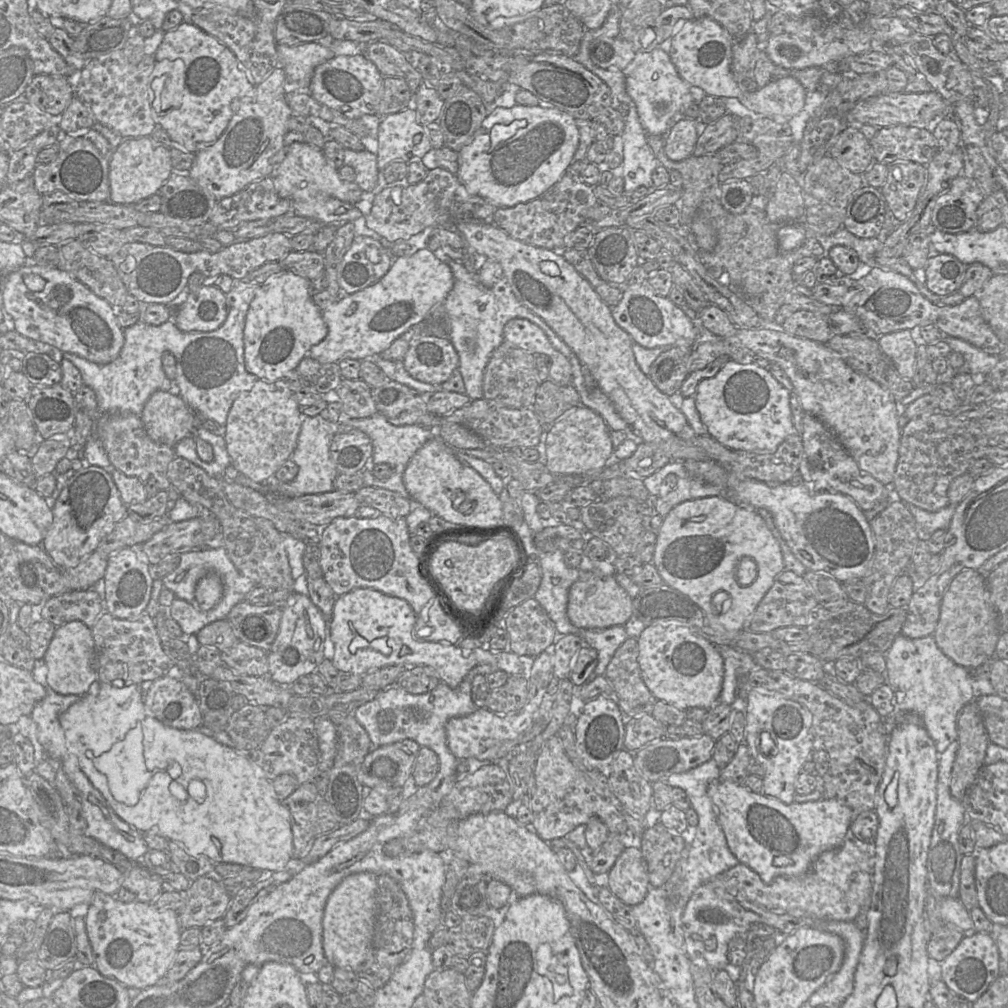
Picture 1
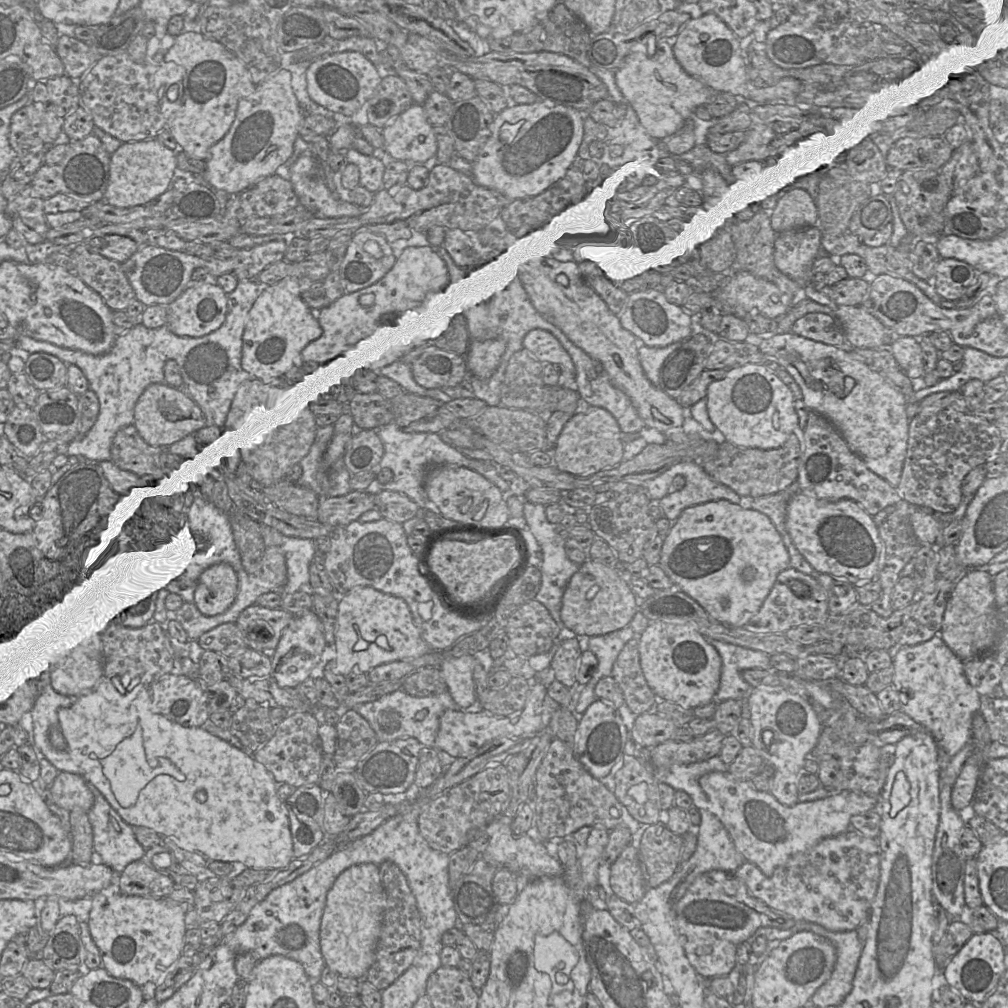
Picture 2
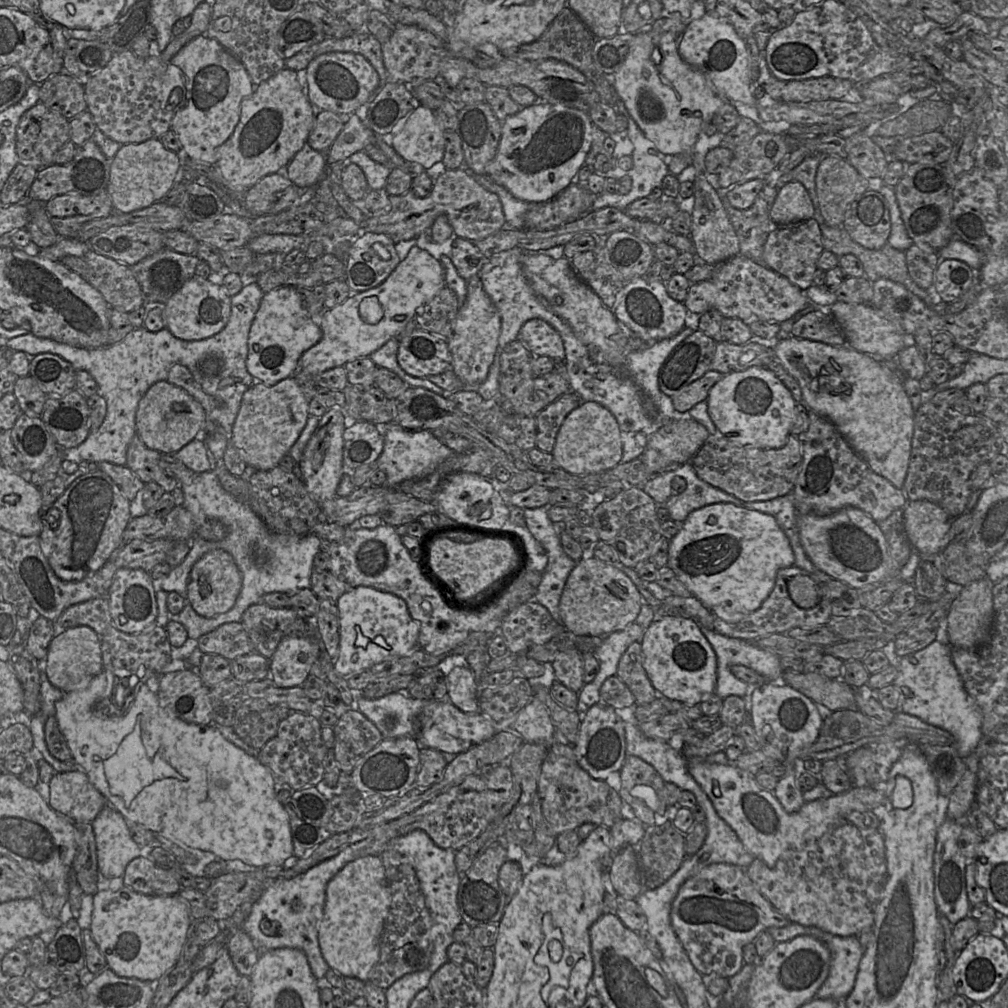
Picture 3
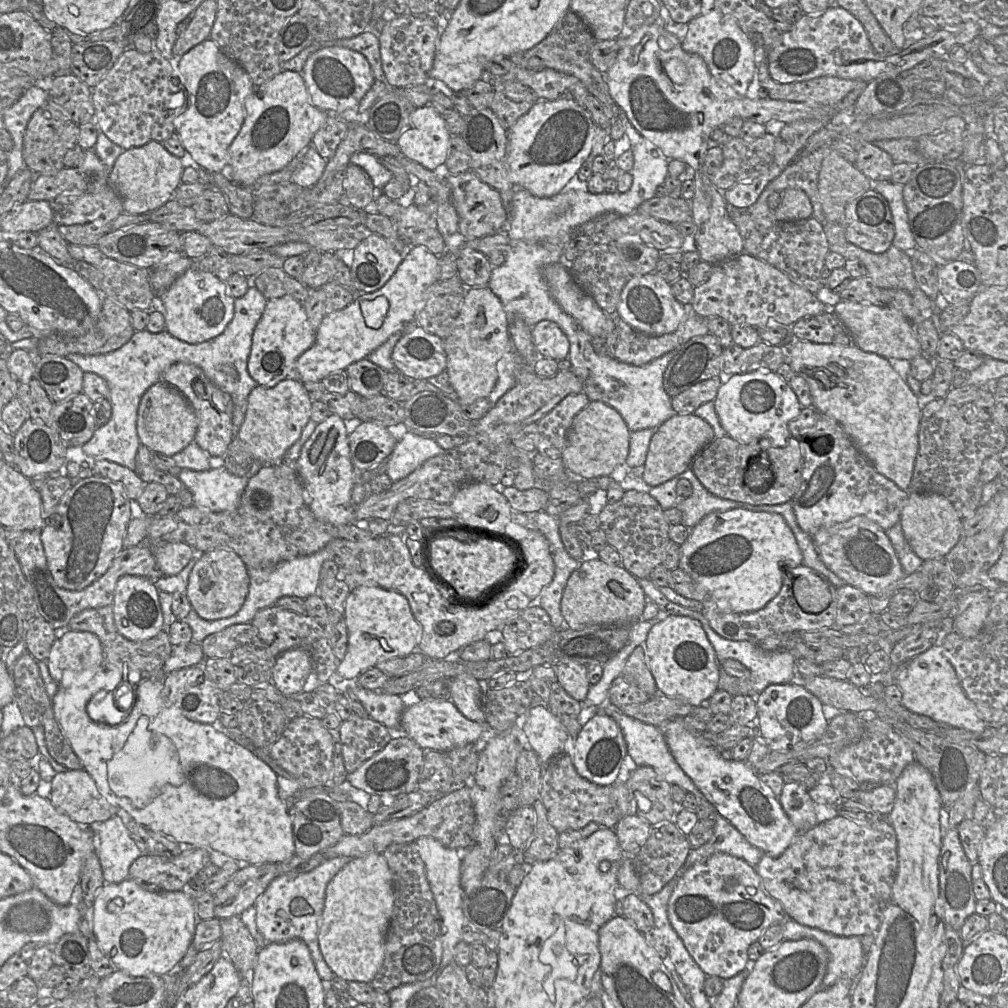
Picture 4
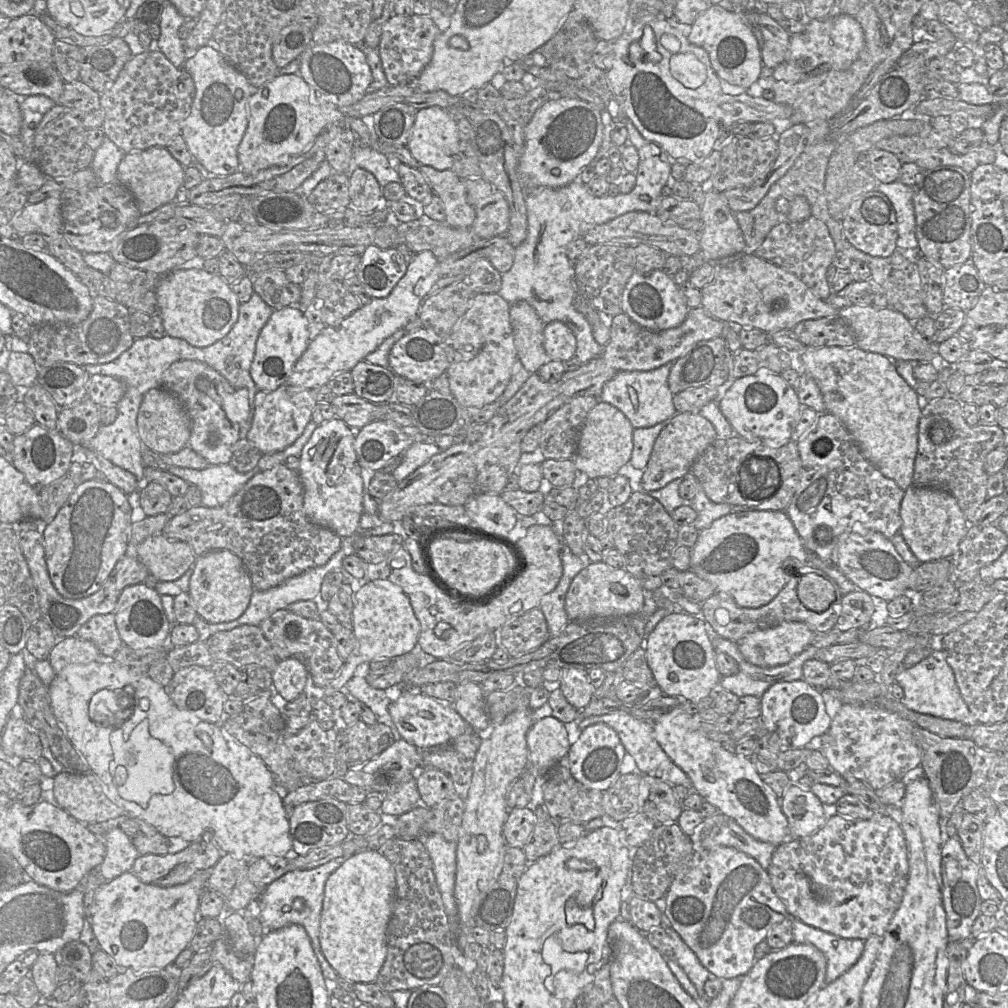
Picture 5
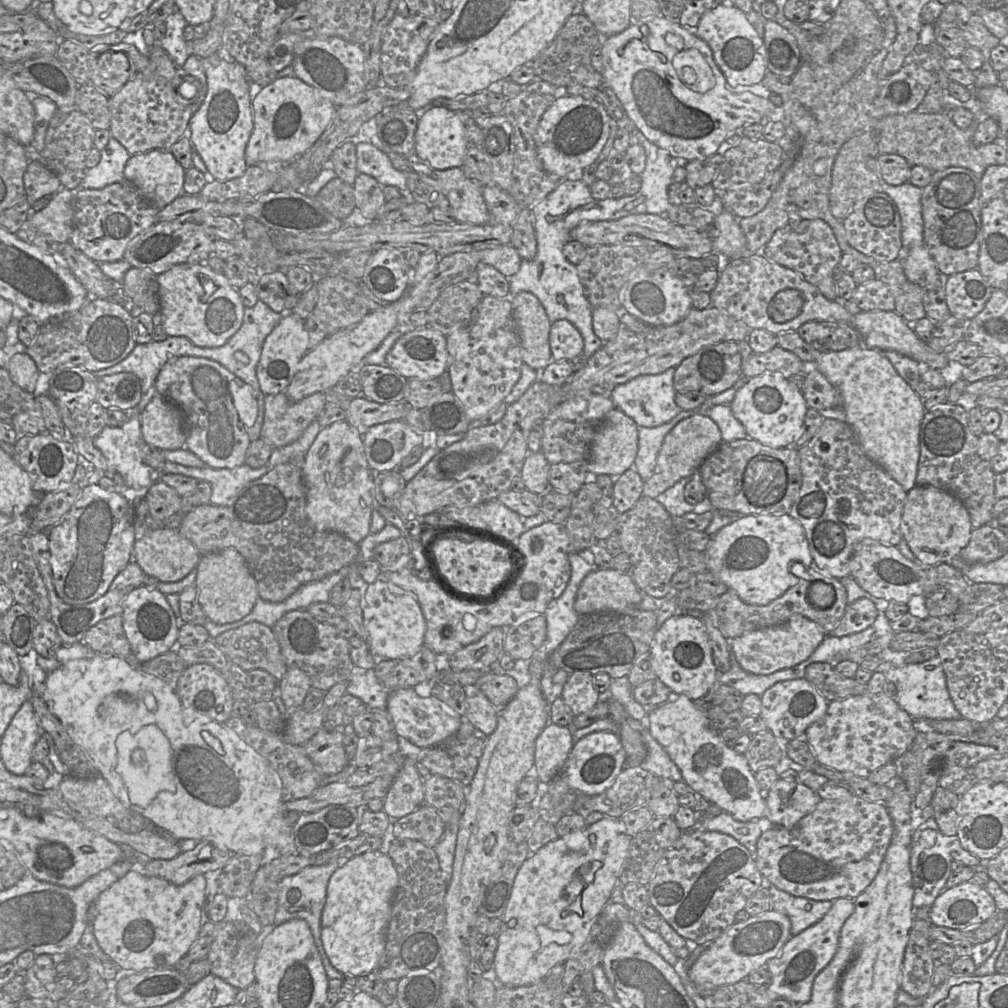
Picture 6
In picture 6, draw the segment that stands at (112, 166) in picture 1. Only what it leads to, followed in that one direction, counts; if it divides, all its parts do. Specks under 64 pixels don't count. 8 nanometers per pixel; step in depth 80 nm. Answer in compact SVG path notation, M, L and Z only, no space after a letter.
M151 150L131 155L124 168L124 178L158 210L185 194L185 170L170 151Z

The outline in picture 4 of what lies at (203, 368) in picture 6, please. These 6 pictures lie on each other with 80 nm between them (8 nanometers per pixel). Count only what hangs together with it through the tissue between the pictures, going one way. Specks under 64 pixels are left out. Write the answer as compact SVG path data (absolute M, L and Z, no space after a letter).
M177 363L164 373L162 381L175 387L190 403L198 426L194 442L212 458L224 457L232 442L232 414L234 405L229 394L215 386L204 372L193 364Z

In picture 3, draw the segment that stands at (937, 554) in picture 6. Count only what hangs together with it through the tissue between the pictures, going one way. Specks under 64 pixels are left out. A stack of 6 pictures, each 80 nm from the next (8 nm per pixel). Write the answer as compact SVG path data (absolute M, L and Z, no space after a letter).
M928 500L908 501L903 508L906 535L919 554L940 553L947 546L952 518Z

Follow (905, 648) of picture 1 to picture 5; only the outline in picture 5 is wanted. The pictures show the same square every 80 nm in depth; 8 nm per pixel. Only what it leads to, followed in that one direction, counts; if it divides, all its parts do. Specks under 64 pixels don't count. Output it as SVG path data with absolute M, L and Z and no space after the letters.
M933 649L929 656L917 664L898 672L895 682L904 692L902 703L915 712L943 719L955 720L968 726L981 724L969 710L955 681L953 670L940 650Z

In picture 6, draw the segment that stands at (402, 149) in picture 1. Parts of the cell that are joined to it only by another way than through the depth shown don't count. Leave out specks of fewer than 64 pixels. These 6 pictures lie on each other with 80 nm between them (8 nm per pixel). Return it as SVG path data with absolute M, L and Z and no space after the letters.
M435 106L420 114L415 133L415 153L426 161L433 170L461 167L467 149L465 125L456 112Z

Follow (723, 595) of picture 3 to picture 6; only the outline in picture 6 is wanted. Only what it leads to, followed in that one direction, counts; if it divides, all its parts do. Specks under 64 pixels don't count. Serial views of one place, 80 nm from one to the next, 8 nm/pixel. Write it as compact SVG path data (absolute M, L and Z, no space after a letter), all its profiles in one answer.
M788 514L743 515L711 535L703 552L708 571L751 605L775 603L791 585L791 569L813 568L805 537Z

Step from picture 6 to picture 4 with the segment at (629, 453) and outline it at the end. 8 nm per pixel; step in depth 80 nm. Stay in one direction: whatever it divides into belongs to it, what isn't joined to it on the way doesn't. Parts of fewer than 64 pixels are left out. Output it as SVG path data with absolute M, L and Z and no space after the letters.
M590 401L575 416L567 432L566 446L561 457L566 471L572 474L577 482L581 479L609 476L618 465L626 462L630 433L617 410L602 401Z

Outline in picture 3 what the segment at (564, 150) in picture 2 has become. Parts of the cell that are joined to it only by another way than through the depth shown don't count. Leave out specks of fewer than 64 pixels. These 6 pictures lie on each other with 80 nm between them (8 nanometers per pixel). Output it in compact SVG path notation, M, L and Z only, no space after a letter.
M537 101L522 107L501 124L501 138L486 174L515 198L527 202L547 202L573 182L589 152L592 126L588 112Z

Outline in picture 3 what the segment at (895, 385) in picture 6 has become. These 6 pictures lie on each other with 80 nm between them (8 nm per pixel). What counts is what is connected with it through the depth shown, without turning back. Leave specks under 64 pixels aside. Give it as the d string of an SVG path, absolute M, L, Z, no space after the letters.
M791 335L784 340L775 340L773 350L779 362L799 383L803 400L808 407L829 420L875 473L901 489L910 462L915 411L897 375L874 356L859 352L848 345L832 346Z

